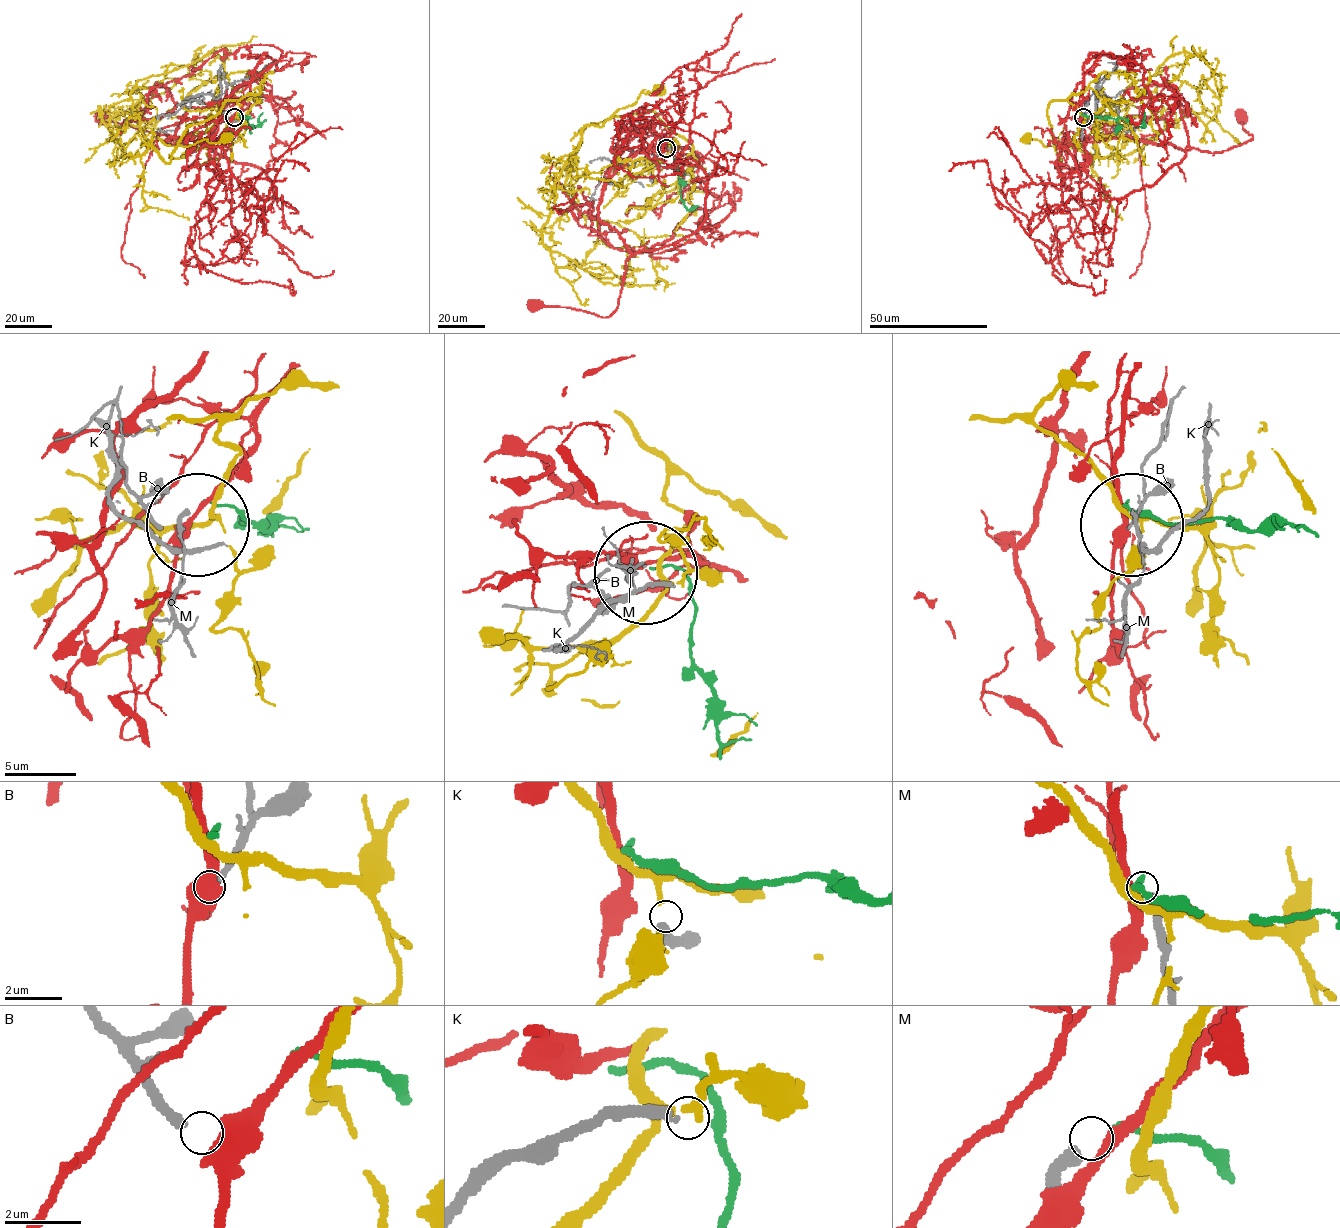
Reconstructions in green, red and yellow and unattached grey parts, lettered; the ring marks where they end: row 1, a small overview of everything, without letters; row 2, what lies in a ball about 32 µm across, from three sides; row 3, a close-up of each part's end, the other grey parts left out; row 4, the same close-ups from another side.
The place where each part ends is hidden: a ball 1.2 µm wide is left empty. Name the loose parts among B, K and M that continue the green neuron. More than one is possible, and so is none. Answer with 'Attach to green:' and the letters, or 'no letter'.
Attach to green: no letter

